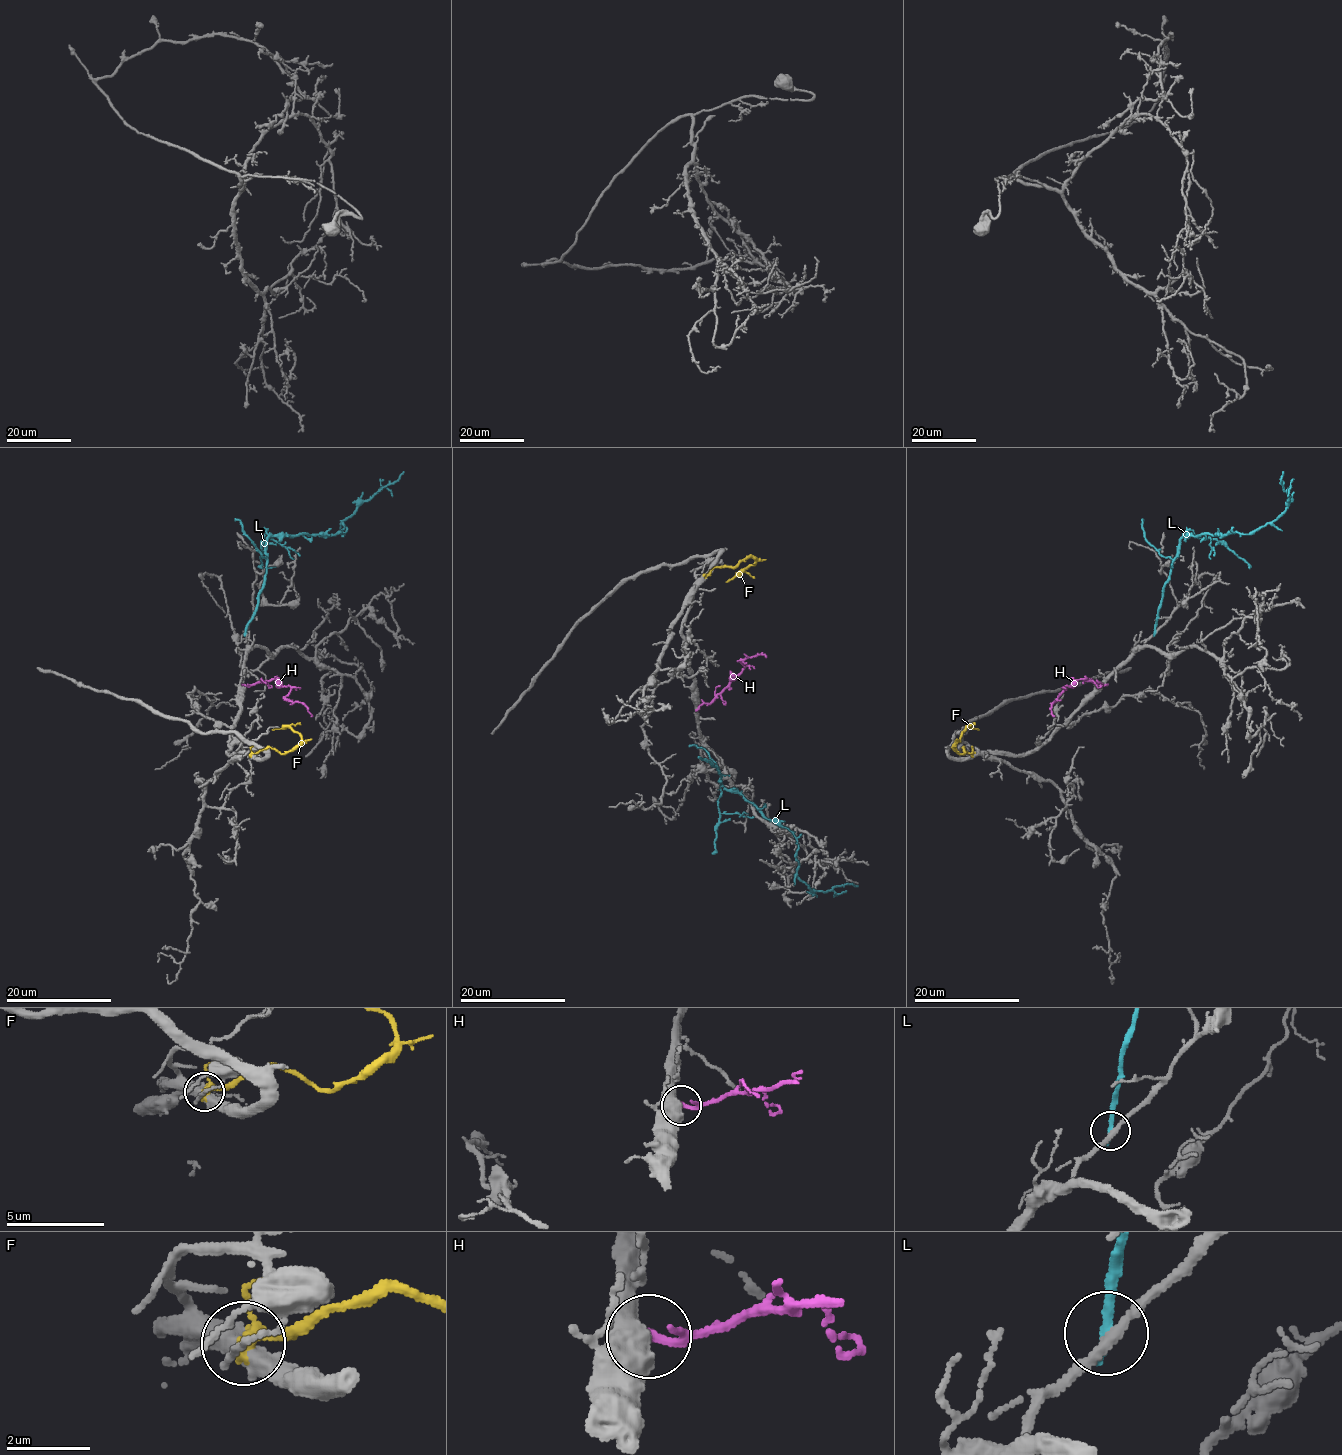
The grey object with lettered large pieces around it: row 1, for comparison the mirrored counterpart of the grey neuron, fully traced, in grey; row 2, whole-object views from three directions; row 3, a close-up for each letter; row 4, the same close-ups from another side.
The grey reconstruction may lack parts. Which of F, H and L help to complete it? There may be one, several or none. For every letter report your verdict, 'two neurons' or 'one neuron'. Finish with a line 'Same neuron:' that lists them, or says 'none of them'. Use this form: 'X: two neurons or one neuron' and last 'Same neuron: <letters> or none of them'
F: two neurons
H: two neurons
L: two neurons
Same neuron: none of them

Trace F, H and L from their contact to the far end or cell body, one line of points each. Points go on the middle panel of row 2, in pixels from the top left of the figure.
F: (704, 575), (716, 567), (734, 567), (753, 557), (755, 563), (726, 581)
H: (698, 706), (709, 703), (743, 669), (741, 659), (758, 654), (765, 657)
L: (700, 757), (714, 765), (727, 789), (737, 789), (794, 835), (796, 875), (813, 891), (857, 886)

